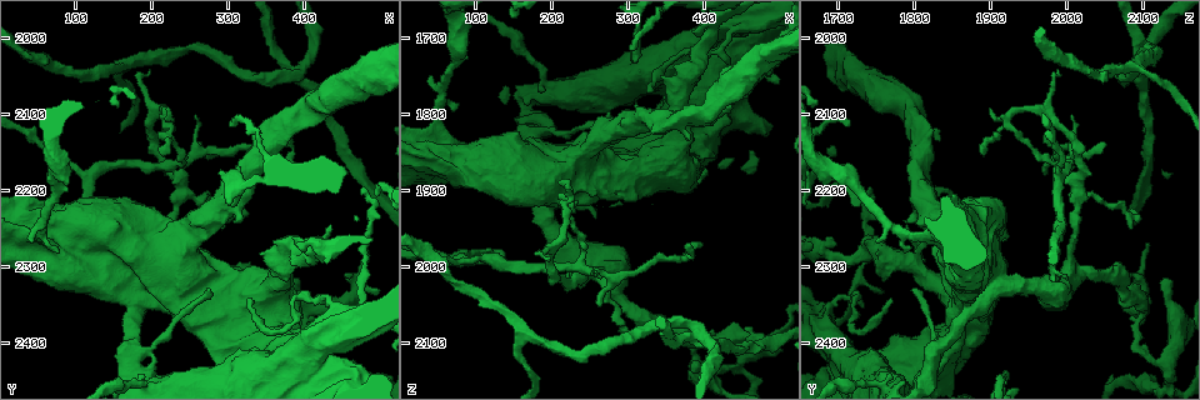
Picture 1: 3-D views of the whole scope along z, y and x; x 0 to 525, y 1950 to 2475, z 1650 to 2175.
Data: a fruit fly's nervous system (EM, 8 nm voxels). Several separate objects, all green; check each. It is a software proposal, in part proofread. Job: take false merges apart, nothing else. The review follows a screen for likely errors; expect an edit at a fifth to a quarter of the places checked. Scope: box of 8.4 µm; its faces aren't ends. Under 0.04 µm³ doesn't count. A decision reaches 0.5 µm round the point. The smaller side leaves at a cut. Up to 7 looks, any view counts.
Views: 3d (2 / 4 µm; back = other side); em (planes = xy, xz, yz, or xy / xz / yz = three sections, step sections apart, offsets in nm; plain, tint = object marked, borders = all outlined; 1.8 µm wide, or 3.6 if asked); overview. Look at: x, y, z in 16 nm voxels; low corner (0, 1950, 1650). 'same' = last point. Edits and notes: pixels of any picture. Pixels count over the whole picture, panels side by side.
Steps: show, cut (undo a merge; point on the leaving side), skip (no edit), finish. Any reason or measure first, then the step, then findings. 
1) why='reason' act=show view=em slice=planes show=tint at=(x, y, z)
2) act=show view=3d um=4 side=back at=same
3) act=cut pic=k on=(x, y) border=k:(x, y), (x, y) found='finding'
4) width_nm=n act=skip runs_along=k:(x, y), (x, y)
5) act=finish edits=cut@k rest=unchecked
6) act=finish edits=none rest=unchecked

why='closes a loop' act=show view=em slice=planes show=tint at=(215, 2100, 1915)

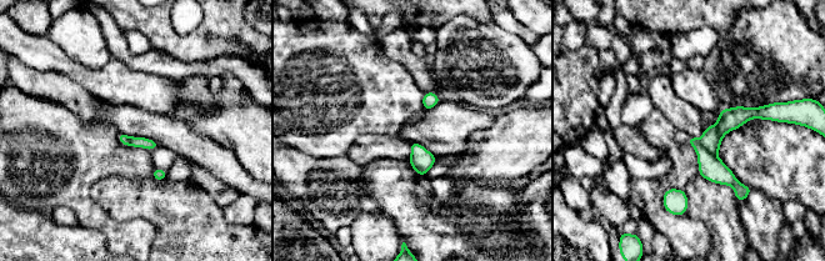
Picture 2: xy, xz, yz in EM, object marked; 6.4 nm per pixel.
act=cut pic=2 on=(711, 167) border=2:(698, 140), (714, 155) found='a second neuron is stuck on'

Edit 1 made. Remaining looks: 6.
why='looks like a crossing' act=show view=em slice=xy step=16 show=tint at=(385, 2050, 2085)

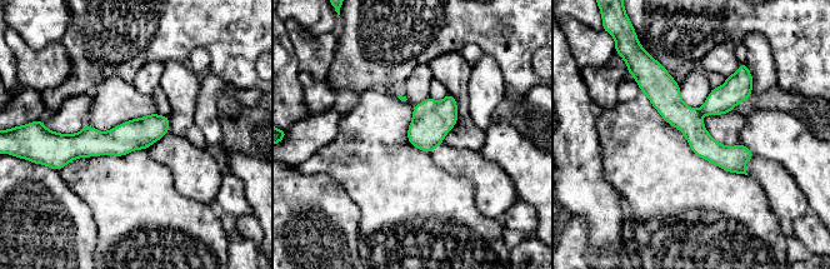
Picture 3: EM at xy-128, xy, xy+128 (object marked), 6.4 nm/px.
act=show view=em slice=planes show=tint at=same

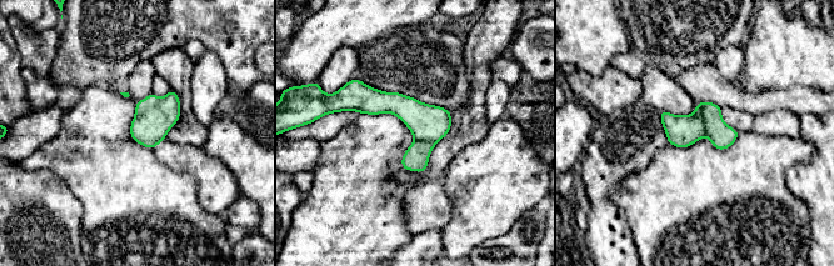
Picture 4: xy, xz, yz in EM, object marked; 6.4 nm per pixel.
act=cut pic=4 on=(722, 136) found='two neurons meet here'

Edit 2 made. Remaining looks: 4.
why='arms part here' act=show view=3d um=4 at=(395, 2350, 2100)

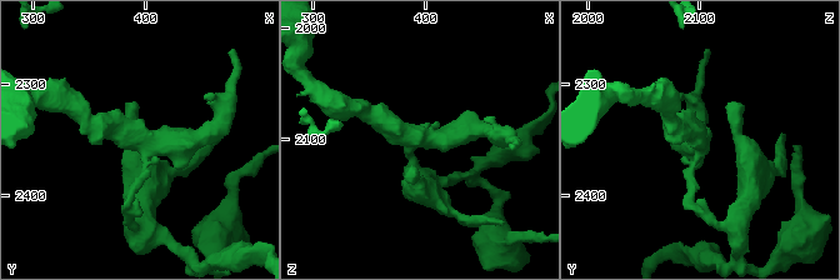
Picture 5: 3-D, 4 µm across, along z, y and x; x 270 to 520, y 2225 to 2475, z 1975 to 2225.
why='now the EM' act=show view=em slice=planes show=tint at=(398, 2352, 2100)

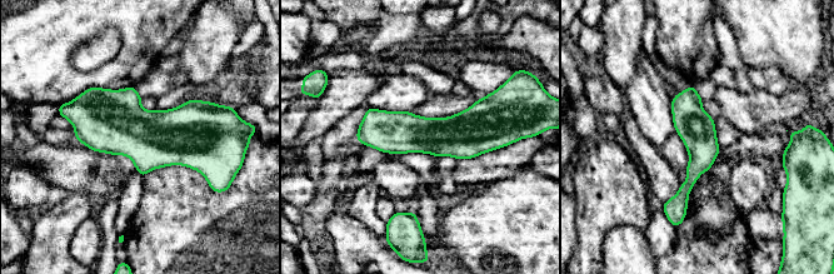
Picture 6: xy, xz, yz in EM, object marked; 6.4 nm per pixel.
width_nm=240 act=skip runs_along=6:(495, 130), (359, 136) found='one neuron here'

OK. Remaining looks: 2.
act=finish edits=cut@2,cut@4 rest=unchecked

